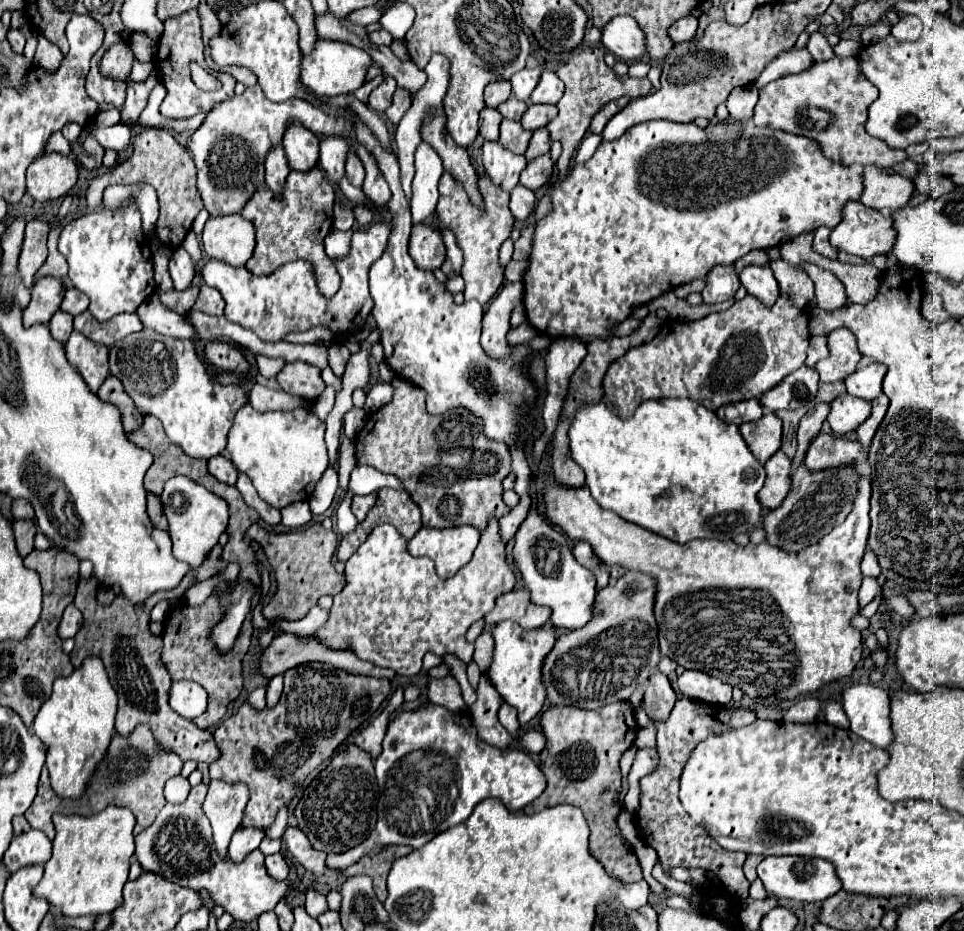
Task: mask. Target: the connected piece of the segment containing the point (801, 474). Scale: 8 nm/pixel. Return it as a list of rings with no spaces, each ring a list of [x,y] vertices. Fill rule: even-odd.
[[[805,464],[799,466],[799,470],[791,476],[791,490],[787,498],[763,520],[765,540],[785,552],[797,552],[819,542],[825,534],[829,534],[847,518],[851,502],[855,498],[857,480],[859,474],[853,468],[823,470],[819,474],[811,474],[809,470],[805,470]]]

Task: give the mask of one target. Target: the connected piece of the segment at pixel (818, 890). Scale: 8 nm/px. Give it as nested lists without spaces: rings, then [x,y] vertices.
[[[769,856],[757,866],[757,876],[765,890],[775,898],[789,898],[801,902],[823,902],[841,890],[841,880],[835,866],[823,858],[809,856]]]

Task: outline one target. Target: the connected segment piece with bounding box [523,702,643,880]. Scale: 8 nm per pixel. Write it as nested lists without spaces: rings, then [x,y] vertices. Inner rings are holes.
[[[629,702],[609,704],[599,710],[551,706],[541,716],[541,728],[547,744],[541,752],[539,766],[547,776],[547,788],[523,812],[533,814],[557,804],[573,804],[581,808],[591,830],[589,852],[601,862],[605,872],[617,880],[641,880],[643,876],[637,856],[631,852],[617,826],[617,816],[621,812],[621,774],[627,777],[637,752],[637,747],[633,746],[637,736],[633,706]]]

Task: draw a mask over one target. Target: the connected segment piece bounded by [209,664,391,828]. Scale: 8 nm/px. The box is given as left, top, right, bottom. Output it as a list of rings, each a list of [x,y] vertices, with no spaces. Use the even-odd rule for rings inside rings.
[[[309,664],[309,666],[291,668],[285,672],[285,690],[275,708],[255,710],[251,704],[245,702],[237,710],[237,714],[233,714],[231,718],[225,718],[213,732],[217,746],[221,748],[221,758],[211,764],[209,774],[213,780],[225,780],[225,782],[241,780],[249,786],[251,800],[245,810],[243,828],[247,826],[269,828],[277,816],[277,810],[283,804],[287,804],[291,796],[295,794],[297,790],[295,784],[303,782],[317,766],[323,764],[323,760],[327,760],[335,752],[335,748],[351,734],[351,730],[355,730],[365,718],[377,712],[377,708],[383,704],[389,692],[391,692],[389,680],[349,674],[345,670],[337,670],[327,664]]]

